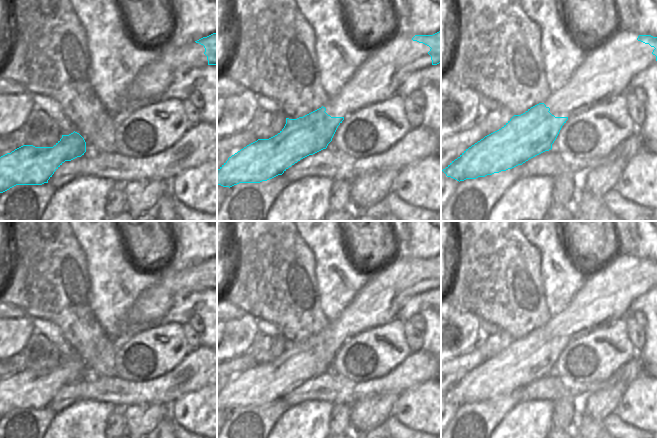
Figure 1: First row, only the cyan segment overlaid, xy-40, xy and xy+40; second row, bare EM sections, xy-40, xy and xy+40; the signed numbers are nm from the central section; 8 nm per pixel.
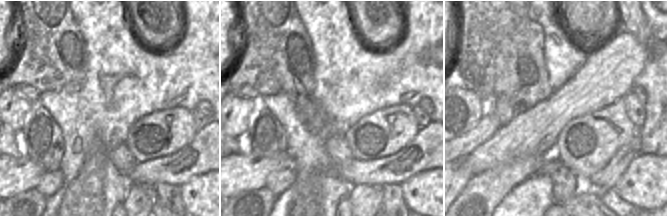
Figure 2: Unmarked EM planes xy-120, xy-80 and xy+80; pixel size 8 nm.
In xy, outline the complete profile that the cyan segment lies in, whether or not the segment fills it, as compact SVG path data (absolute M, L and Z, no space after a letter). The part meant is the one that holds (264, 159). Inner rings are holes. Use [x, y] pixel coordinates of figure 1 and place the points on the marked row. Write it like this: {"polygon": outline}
{"polygon": "M322 106L297 119L286 118L284 128L277 135L258 139L229 157L217 170L217 185L230 188L239 183L267 181L282 175L301 159L326 149L344 117L331 117L325 111L326 108Z"}

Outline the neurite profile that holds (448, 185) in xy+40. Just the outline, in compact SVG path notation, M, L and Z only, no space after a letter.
M441 171L441 211L456 190L458 184L459 181L451 177L447 177L446 174Z

